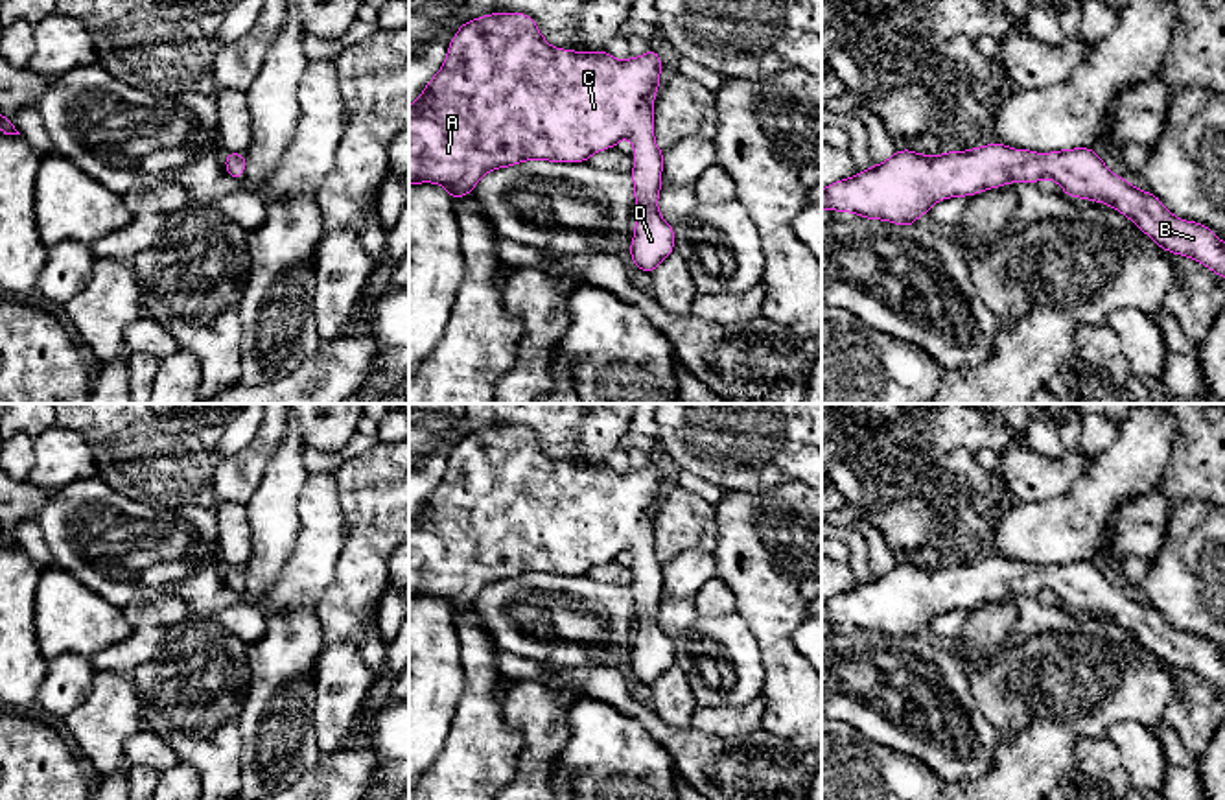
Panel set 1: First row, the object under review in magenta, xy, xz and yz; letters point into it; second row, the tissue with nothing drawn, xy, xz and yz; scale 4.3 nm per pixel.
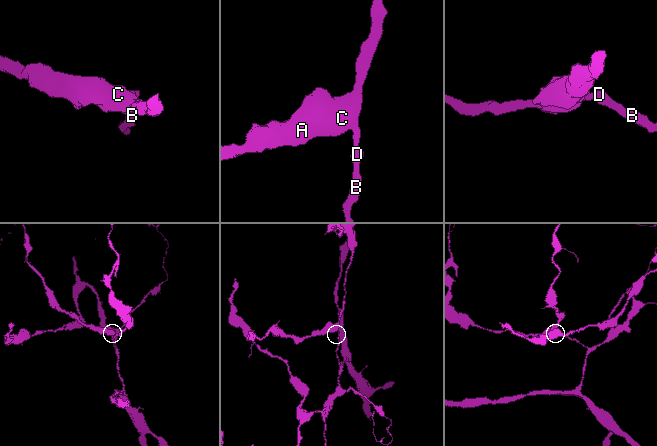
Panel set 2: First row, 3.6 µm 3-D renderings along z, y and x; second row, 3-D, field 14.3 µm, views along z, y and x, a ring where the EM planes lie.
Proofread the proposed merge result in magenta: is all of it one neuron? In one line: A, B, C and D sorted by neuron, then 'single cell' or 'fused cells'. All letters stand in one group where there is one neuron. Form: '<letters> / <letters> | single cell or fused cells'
A B C D | single cell

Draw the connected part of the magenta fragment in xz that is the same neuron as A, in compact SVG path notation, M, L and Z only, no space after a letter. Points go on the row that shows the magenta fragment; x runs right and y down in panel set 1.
M490 13L475 20L468 20L451 39L444 65L438 74L429 79L420 98L413 105L409 105L409 184L440 184L446 188L451 199L457 199L472 194L481 177L486 175L490 170L510 168L525 160L588 162L591 155L608 147L617 147L619 140L630 138L634 144L634 171L630 173L630 177L634 181L637 221L628 253L636 267L650 275L671 253L674 253L674 227L671 227L658 212L659 188L663 186L663 151L656 146L654 140L654 96L659 88L659 72L661 59L654 48L650 48L643 57L630 55L626 61L617 61L610 52L573 52L549 46L545 37L538 31L536 22L531 15Z

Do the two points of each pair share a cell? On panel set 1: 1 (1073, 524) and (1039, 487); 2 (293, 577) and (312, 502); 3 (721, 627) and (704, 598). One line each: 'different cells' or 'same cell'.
1: different cells
2: same cell
3: different cells

